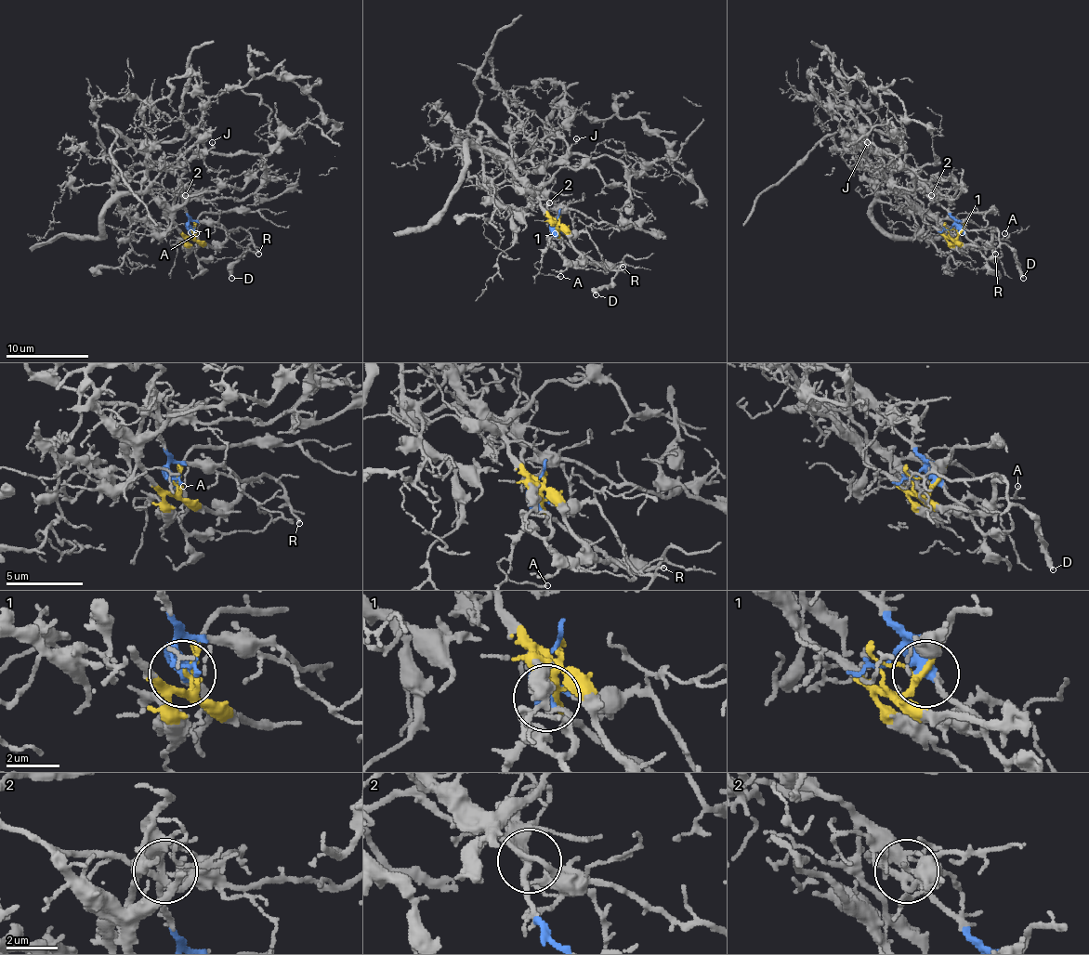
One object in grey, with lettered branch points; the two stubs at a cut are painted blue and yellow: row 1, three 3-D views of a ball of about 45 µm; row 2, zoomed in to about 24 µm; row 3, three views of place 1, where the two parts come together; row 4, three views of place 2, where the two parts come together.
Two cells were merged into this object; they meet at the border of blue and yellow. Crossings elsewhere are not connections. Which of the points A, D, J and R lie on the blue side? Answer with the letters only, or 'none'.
A, D, J, R

